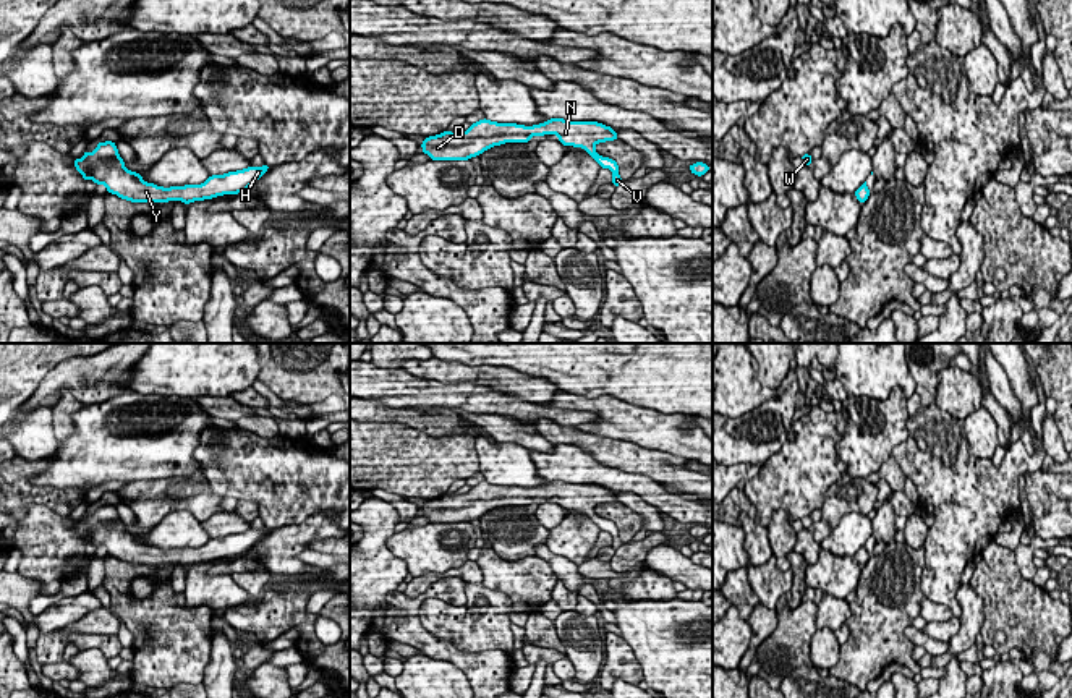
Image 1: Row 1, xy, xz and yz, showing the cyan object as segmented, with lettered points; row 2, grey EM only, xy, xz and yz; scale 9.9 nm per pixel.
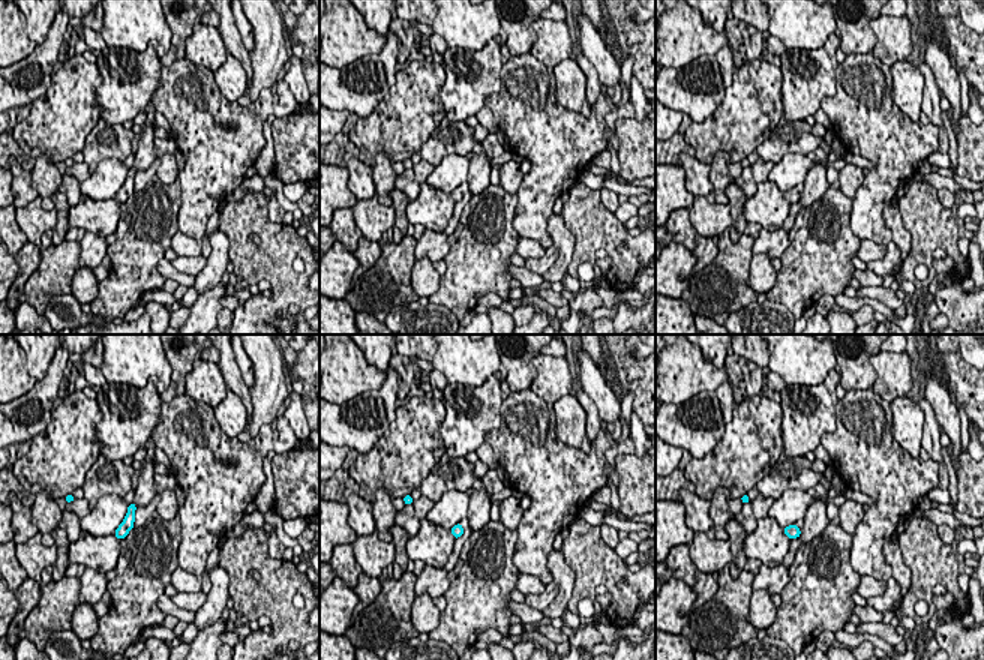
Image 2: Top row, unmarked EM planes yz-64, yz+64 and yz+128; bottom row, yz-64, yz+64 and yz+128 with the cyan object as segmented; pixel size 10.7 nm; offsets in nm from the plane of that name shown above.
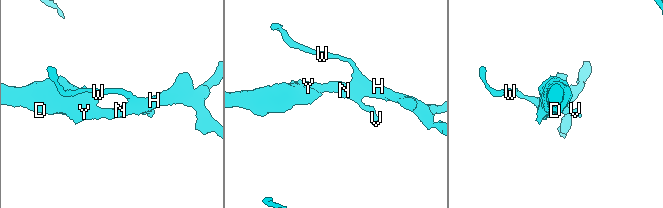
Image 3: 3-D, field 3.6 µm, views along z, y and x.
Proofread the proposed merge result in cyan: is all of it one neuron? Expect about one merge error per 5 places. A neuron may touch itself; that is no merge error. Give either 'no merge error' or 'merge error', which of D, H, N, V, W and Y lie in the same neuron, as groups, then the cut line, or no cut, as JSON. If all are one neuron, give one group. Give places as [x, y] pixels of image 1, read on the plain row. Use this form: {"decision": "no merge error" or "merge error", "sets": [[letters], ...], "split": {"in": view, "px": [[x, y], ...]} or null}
{"decision": "no merge error", "sets": [["D", "H", "N", "V", "W", "Y"]], "split": null}

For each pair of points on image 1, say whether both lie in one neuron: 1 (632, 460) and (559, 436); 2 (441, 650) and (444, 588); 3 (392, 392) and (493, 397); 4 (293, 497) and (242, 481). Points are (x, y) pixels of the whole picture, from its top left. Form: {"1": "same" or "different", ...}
{"1": "same", "2": "same", "3": "same", "4": "same"}

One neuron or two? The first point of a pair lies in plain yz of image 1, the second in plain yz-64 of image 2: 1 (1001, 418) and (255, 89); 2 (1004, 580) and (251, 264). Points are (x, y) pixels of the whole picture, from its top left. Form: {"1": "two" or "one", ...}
{"1": "two", "2": "one"}

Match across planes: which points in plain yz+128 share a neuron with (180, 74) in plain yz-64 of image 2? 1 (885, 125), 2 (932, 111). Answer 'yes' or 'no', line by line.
1: yes
2: no

